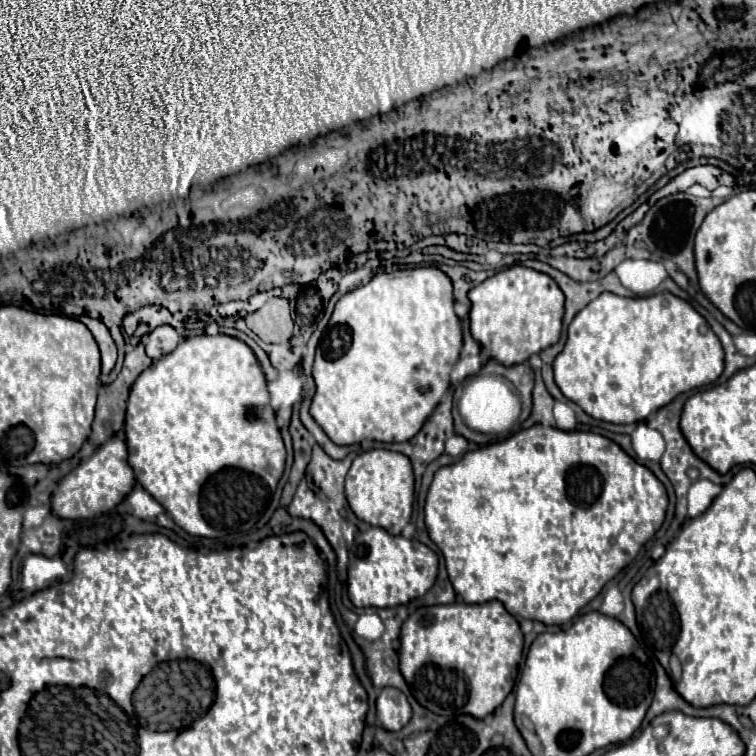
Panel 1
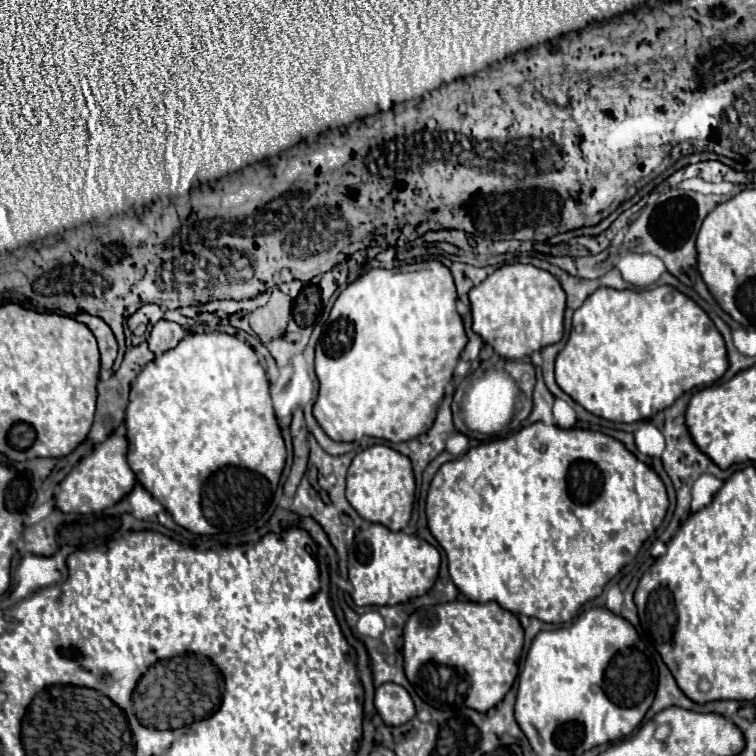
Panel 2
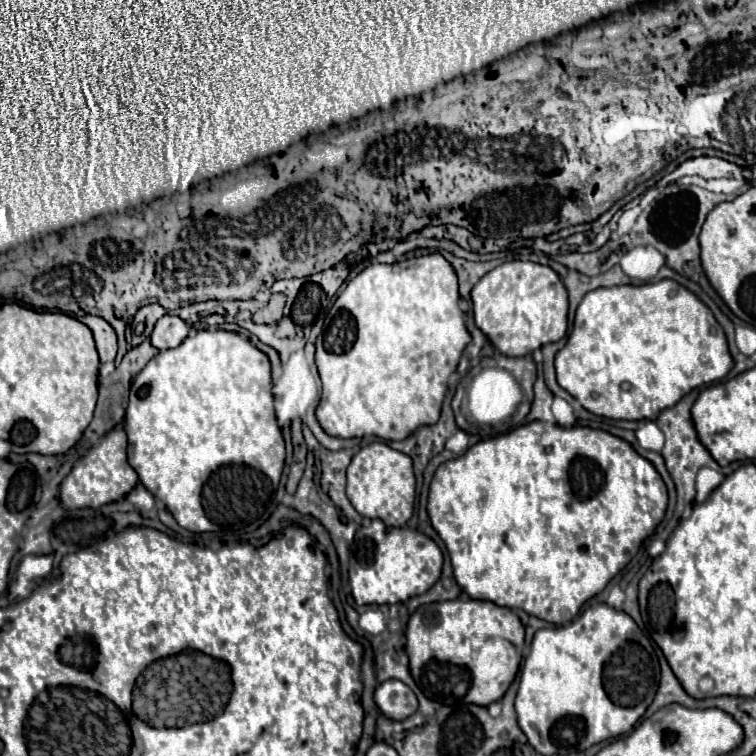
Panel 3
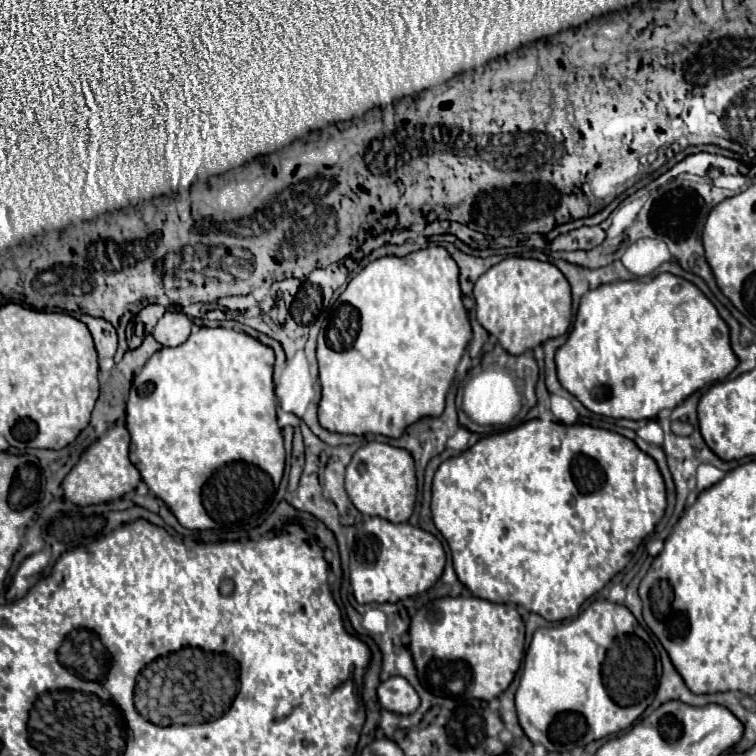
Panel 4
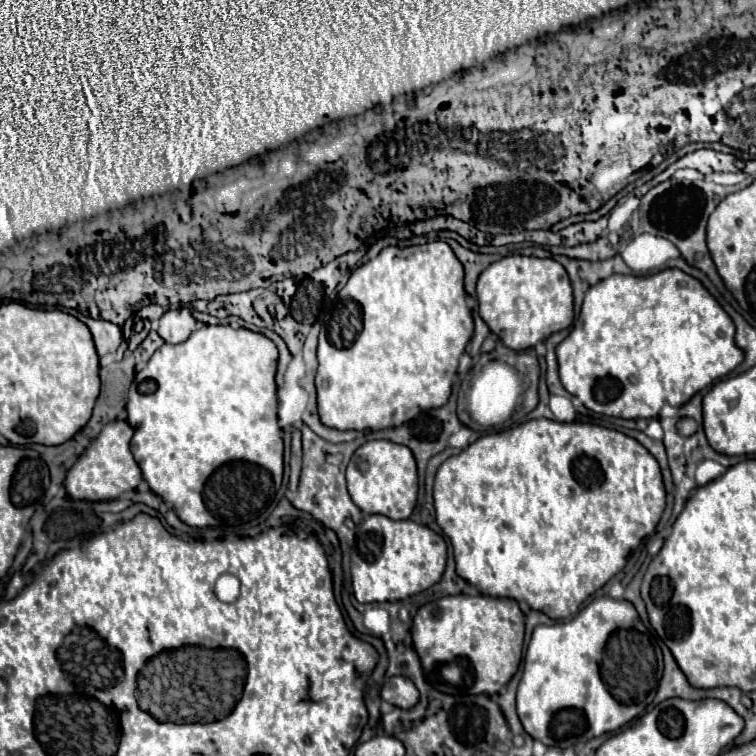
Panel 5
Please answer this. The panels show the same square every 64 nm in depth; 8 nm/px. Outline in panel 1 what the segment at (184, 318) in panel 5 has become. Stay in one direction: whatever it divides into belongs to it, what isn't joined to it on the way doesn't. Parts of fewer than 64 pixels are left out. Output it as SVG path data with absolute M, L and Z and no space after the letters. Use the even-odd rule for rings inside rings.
M158 326L154 328L146 338L144 338L144 344L146 344L146 352L152 360L160 360L162 356L170 354L178 342L182 338L178 336L178 332L172 328L172 326Z

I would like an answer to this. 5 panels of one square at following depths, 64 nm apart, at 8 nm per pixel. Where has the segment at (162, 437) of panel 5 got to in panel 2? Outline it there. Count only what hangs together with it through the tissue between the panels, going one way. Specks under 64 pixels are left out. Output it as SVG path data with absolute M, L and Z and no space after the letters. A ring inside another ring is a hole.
M210 332L210 334L186 334L180 344L162 356L156 356L132 382L130 390L130 402L126 408L126 438L128 438L128 464L132 472L136 474L138 482L172 514L174 522L182 528L186 528L192 534L206 534L216 536L220 532L230 532L234 528L250 528L254 522L258 522L266 508L272 502L272 496L276 492L280 474L284 470L286 462L286 448L280 434L280 428L276 424L270 390L268 390L268 378L264 368L258 364L256 352L242 340L230 334L222 332Z

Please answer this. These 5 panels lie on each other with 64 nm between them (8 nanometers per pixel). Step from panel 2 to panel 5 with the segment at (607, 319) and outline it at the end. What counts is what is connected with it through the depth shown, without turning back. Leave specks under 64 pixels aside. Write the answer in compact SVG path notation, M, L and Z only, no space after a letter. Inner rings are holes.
M662 270L650 276L612 274L592 286L572 332L556 348L556 358L562 386L588 410L618 418L656 418L664 404L682 406L698 390L728 376L744 354L734 344L734 322L708 290L680 270Z

